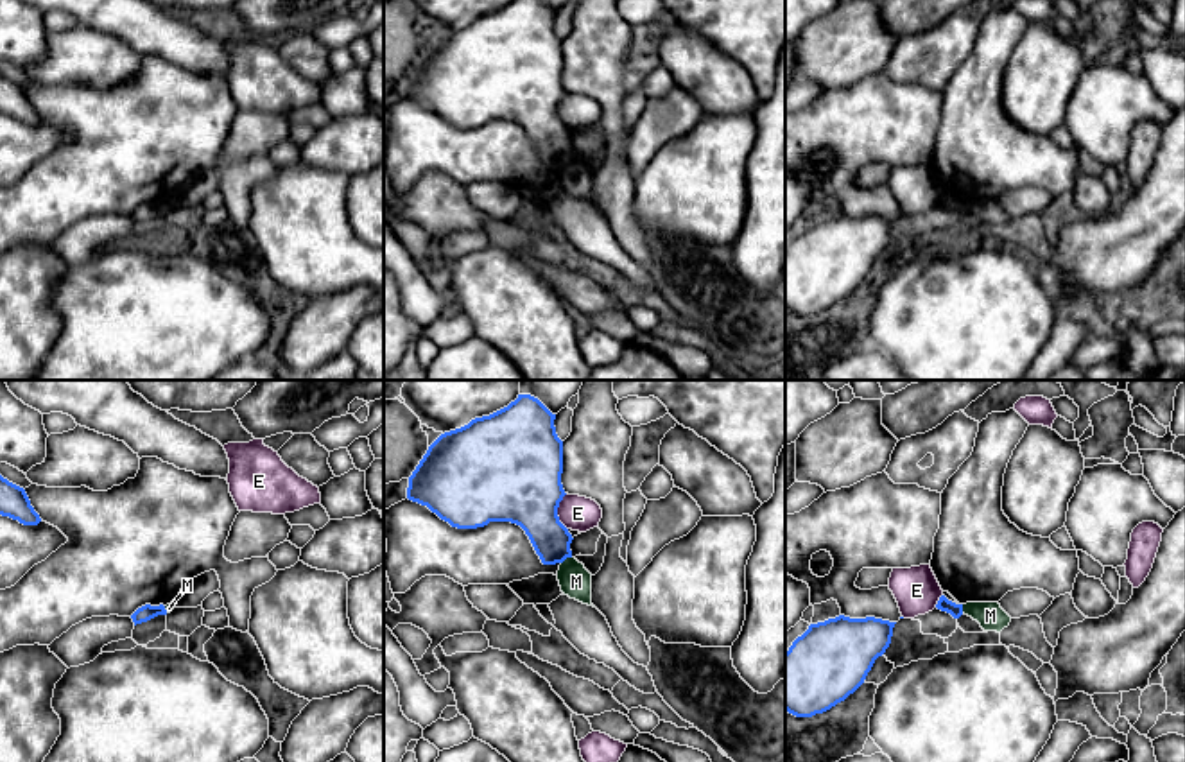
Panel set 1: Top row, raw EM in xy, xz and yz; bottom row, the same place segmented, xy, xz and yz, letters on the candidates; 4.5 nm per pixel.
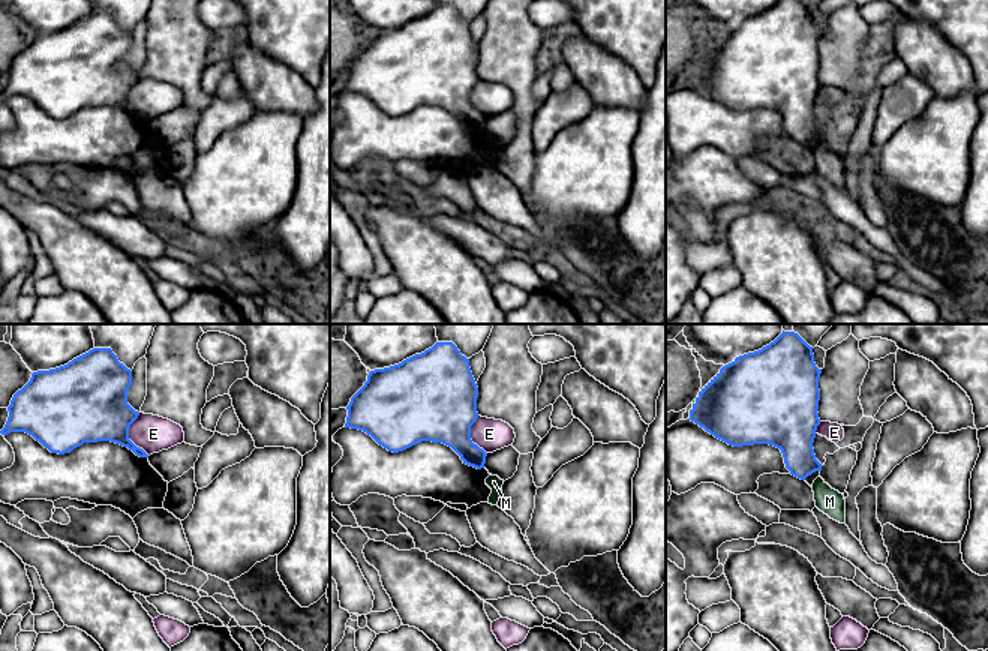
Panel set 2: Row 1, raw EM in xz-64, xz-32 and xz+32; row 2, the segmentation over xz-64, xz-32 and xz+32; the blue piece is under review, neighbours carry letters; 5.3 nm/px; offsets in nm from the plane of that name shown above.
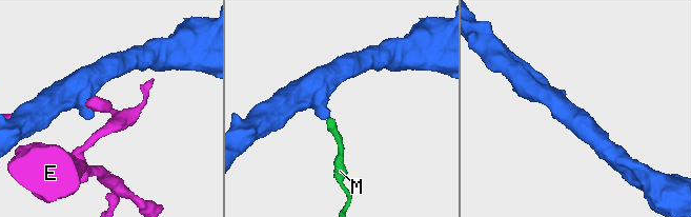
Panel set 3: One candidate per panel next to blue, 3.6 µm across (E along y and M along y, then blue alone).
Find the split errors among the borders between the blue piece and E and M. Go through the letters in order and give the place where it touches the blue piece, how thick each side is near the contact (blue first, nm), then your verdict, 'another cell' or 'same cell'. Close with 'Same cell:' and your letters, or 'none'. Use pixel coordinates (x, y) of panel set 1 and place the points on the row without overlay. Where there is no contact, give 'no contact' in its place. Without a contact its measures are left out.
E: contact xz (556, 110); calibres 420 and 160 nm; another cell
M: contact xz (565, 156); calibres 190 and 140 nm; another cell
Same cell: none

